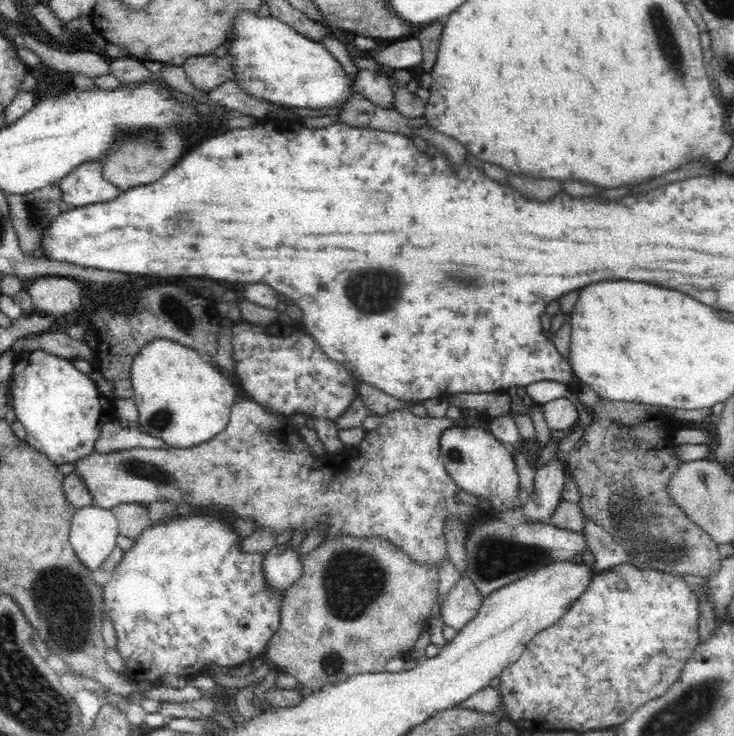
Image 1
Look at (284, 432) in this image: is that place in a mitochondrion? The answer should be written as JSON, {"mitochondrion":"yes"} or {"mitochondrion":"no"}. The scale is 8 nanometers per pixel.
{"mitochondrion":"no"}

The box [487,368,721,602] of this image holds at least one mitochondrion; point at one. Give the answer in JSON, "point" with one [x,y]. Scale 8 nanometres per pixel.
{"point":[648,533]}

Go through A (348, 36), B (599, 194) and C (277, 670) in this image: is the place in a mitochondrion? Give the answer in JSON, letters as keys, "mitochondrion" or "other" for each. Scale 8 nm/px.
{"A":"other","B":"other","C":"other"}

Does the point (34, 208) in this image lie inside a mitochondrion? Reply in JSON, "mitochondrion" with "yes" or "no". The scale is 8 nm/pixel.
{"mitochondrion":"yes"}

